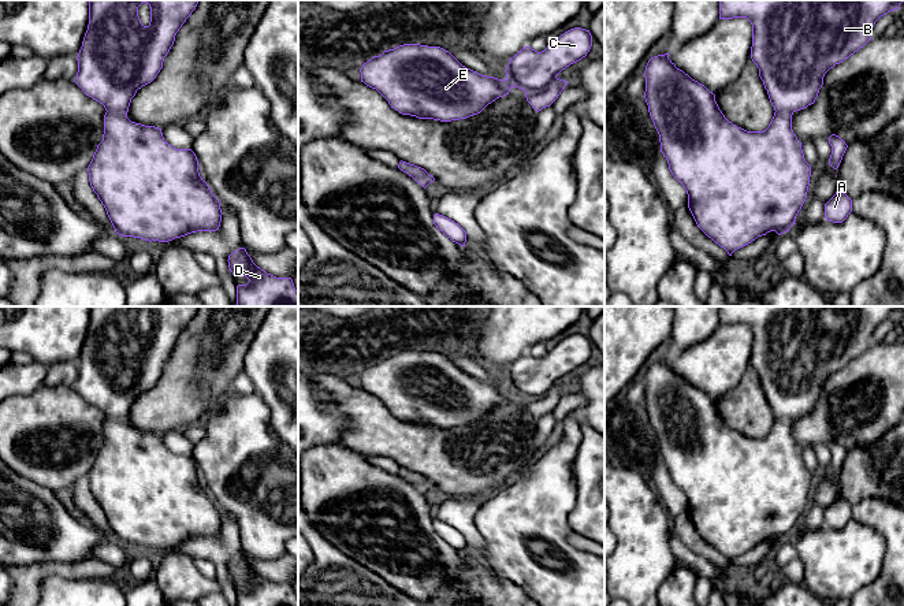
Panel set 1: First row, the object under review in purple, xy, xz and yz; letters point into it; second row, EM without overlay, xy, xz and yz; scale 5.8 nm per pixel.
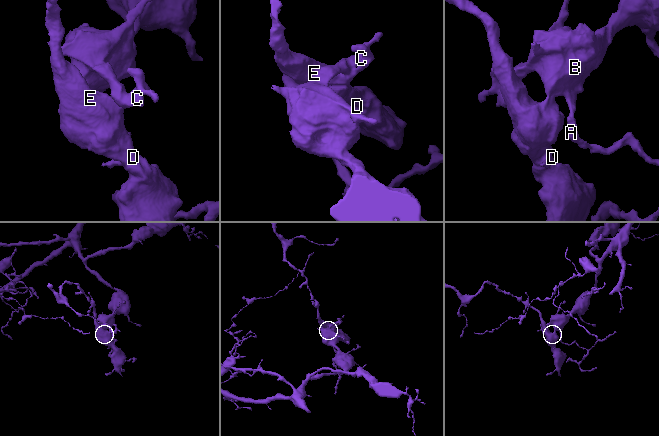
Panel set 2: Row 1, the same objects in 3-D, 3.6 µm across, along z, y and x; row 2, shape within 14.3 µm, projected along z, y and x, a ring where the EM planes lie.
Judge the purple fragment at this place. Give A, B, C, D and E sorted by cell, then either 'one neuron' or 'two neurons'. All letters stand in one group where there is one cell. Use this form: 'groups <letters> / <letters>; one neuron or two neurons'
groups A B C / D E; two neurons

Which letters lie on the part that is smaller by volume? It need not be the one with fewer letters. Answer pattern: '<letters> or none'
D, E

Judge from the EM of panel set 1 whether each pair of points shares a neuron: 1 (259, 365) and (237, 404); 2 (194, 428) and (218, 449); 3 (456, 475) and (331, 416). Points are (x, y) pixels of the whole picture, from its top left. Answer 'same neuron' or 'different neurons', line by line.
1: different neurons
2: different neurons
3: different neurons

